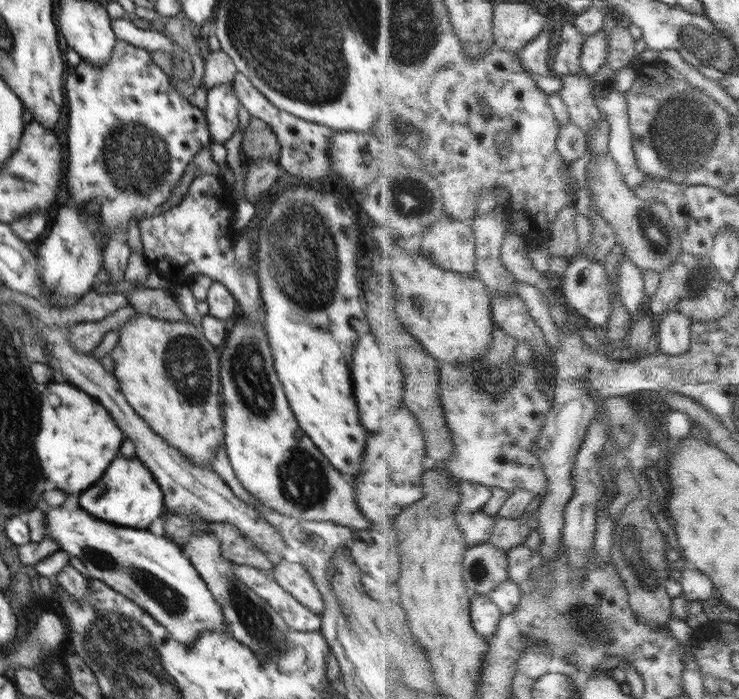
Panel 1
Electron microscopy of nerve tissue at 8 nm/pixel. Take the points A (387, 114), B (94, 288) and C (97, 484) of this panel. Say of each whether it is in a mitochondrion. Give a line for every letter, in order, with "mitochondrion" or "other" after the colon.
A: other
B: other
C: other

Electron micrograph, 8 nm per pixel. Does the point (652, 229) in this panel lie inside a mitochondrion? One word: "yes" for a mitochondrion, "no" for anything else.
yes

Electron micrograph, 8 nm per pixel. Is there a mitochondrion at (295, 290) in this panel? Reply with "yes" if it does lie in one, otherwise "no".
yes

